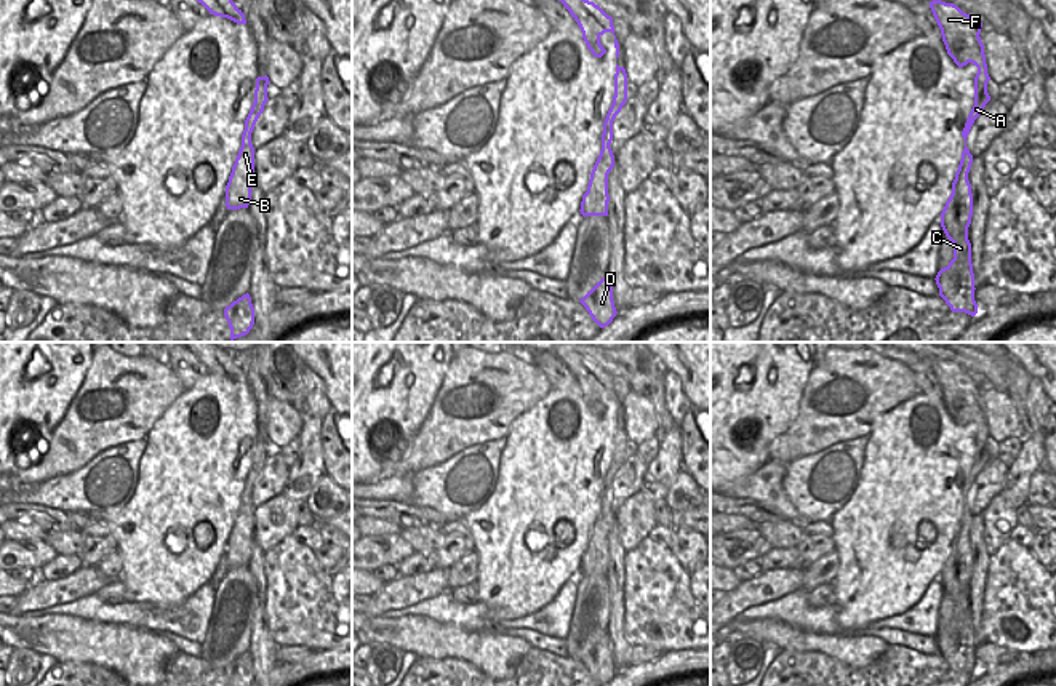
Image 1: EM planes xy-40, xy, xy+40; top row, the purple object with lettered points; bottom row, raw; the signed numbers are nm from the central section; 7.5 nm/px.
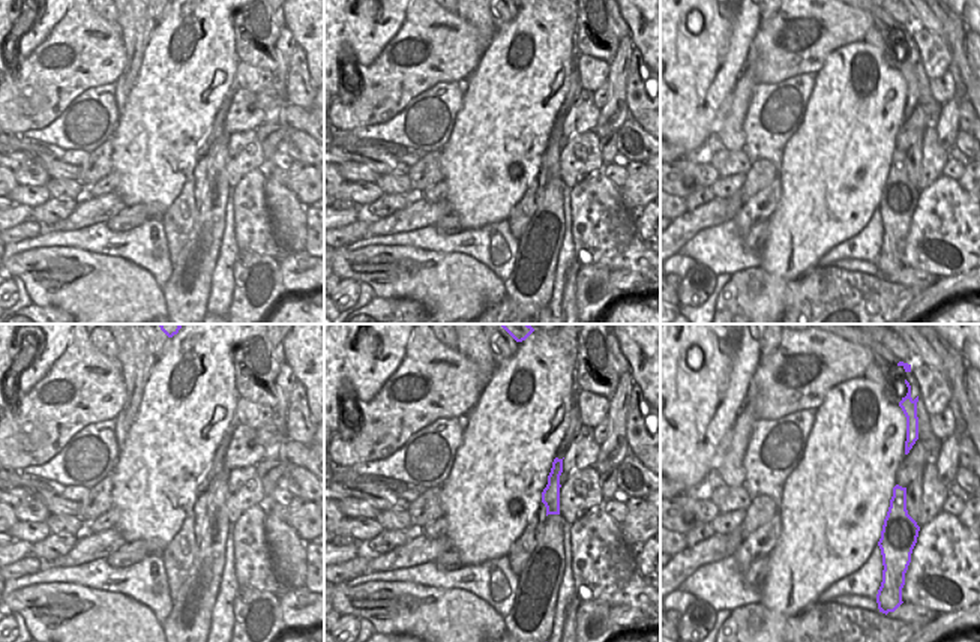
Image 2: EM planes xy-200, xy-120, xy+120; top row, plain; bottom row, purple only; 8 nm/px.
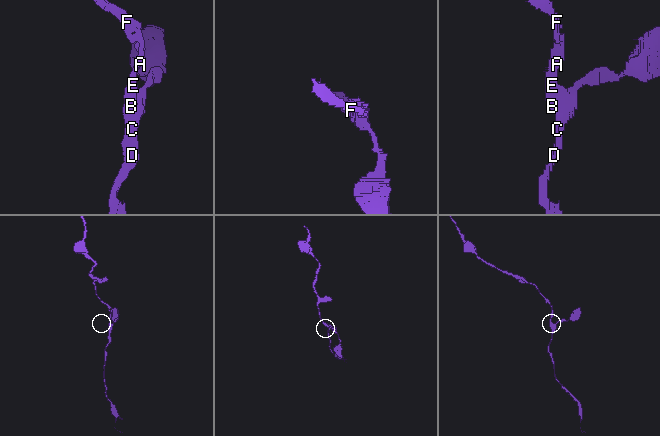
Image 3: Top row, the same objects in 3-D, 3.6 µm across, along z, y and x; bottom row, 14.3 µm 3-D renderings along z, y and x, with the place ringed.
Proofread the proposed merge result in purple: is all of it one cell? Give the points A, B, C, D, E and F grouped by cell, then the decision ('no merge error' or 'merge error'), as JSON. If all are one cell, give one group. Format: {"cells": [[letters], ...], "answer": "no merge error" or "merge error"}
{"cells": [["A", "B", "C", "D", "E", "F"]], "answer": "no merge error"}

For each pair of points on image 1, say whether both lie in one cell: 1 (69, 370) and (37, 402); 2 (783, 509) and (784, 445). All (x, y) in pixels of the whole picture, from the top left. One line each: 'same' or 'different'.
1: same
2: different

